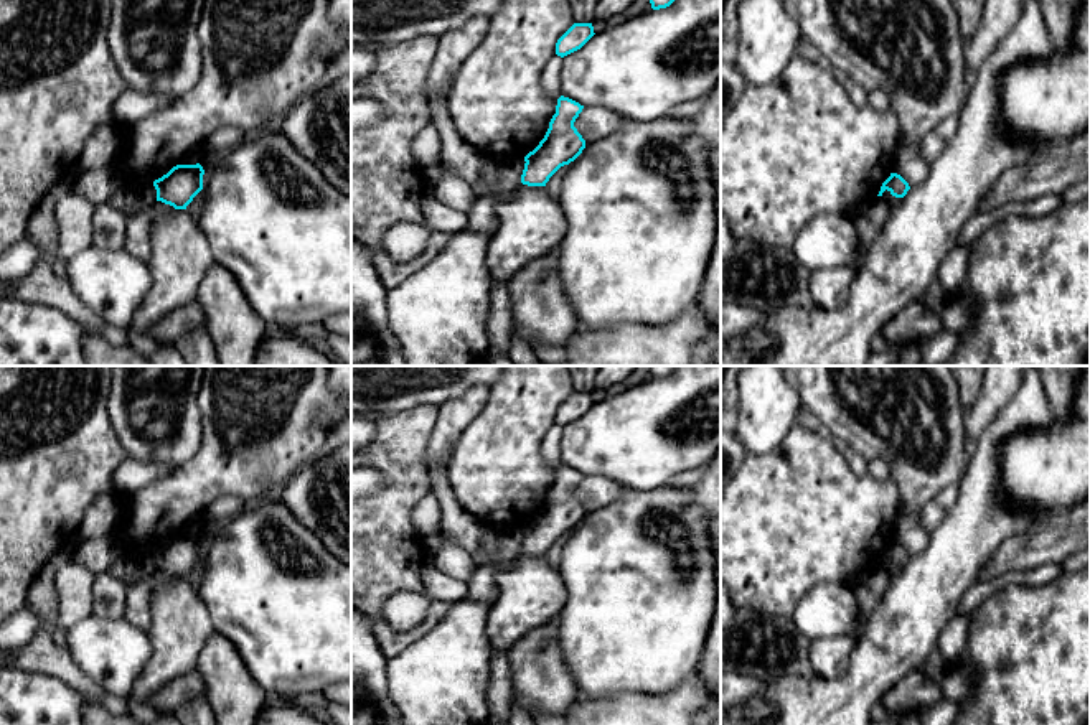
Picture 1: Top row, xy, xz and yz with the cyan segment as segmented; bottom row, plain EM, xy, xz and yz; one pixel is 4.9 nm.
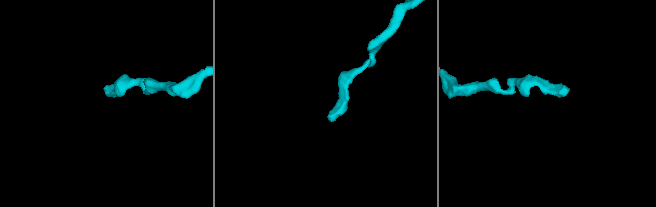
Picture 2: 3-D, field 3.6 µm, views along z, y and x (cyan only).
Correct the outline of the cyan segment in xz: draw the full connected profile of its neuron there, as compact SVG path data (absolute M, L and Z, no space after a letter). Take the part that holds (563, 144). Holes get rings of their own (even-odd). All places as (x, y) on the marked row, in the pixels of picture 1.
M561 96L556 114L539 145L524 157L521 183L528 186L546 186L549 178L564 165L574 161L585 148L585 140L574 127L584 105Z

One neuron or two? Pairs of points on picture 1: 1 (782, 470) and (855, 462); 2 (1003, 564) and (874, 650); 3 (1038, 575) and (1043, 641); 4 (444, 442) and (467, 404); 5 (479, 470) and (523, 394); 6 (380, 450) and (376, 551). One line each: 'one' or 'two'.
1: two
2: two
3: two
4: one
5: one
6: one

